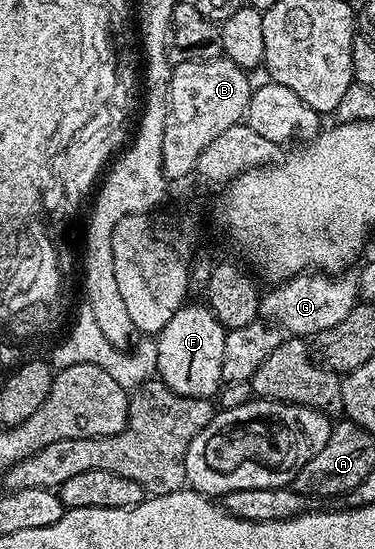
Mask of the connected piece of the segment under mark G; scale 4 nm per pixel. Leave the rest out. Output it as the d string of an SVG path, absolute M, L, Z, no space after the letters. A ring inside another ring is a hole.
M306 271L299 273L295 277L289 278L280 287L273 287L270 293L266 292L259 303L258 318L267 325L280 327L286 334L300 337L302 339L312 339L319 331L327 331L327 327L335 327L335 323L343 323L347 315L359 303L357 291L357 277L345 277L349 275L326 275L321 271Z

